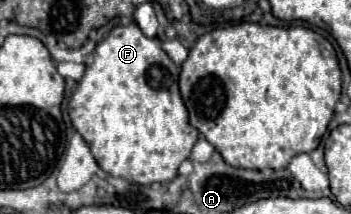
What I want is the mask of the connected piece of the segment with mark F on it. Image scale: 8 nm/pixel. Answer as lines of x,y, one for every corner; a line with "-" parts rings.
136,22
116,26
96,46
94,58
86,66
84,76
72,94
70,118
106,174
130,180
134,184
168,182
178,176
180,162
190,156
192,146
200,136
200,132
188,122
188,110
178,90
178,74
180,66
176,66
162,50
160,40
144,36

